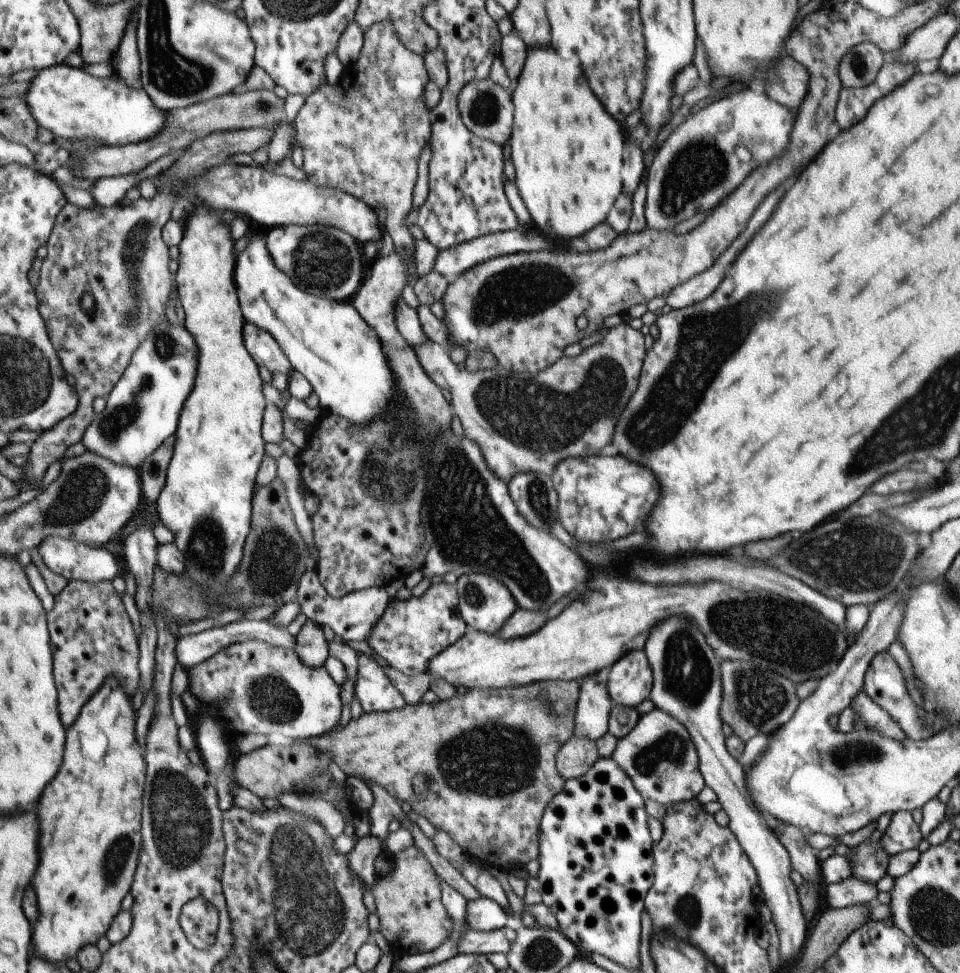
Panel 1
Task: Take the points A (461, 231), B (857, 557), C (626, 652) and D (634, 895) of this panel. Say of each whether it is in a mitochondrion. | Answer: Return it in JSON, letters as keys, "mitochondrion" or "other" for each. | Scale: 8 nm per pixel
{"A":"other","B":"mitochondrion","C":"other","D":"other"}

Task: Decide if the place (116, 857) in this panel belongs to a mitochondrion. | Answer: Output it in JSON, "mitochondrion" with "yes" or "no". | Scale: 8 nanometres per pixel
{"mitochondrion":"yes"}

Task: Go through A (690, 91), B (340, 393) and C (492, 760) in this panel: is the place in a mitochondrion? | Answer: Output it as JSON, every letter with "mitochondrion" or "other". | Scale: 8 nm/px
{"A":"other","B":"other","C":"mitochondrion"}

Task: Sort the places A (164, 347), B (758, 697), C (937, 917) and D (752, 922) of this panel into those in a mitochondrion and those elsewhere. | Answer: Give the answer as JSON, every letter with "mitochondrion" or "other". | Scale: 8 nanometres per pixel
{"A":"mitochondrion","B":"mitochondrion","C":"mitochondrion","D":"other"}

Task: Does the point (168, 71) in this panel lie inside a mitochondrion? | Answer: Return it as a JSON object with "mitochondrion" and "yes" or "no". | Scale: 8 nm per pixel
{"mitochondrion":"yes"}

